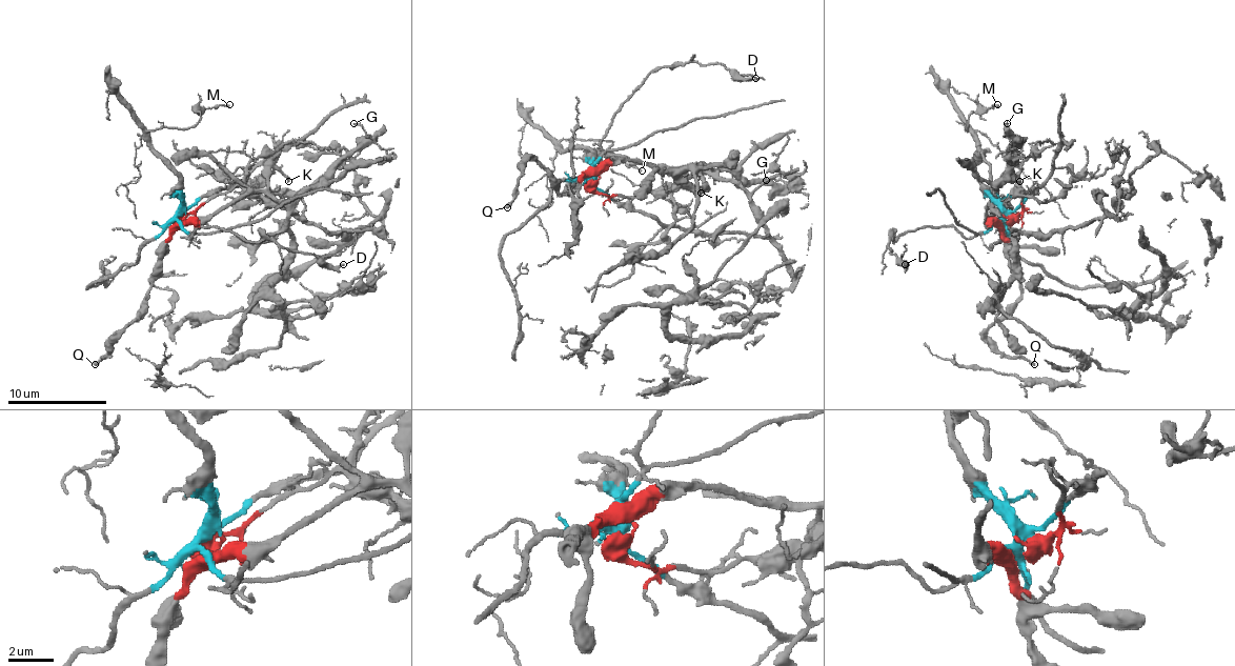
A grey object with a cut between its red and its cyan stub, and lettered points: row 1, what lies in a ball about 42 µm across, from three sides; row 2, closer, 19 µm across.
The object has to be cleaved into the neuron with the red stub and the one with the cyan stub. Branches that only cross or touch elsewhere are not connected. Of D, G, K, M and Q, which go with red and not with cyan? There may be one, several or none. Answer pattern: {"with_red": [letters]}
{"with_red": ["G", "K", "Q"]}

